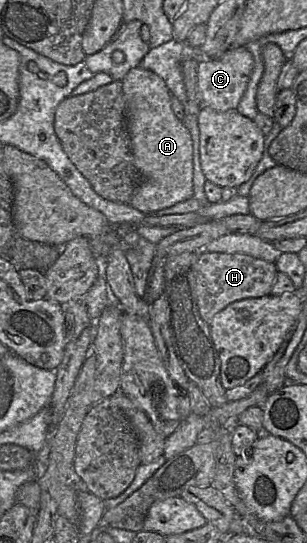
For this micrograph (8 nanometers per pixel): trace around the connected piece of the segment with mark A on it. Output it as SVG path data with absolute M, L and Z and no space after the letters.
M133 67L121 80L125 116L140 182L129 205L152 214L193 197L193 141L171 107L171 94L156 73Z

